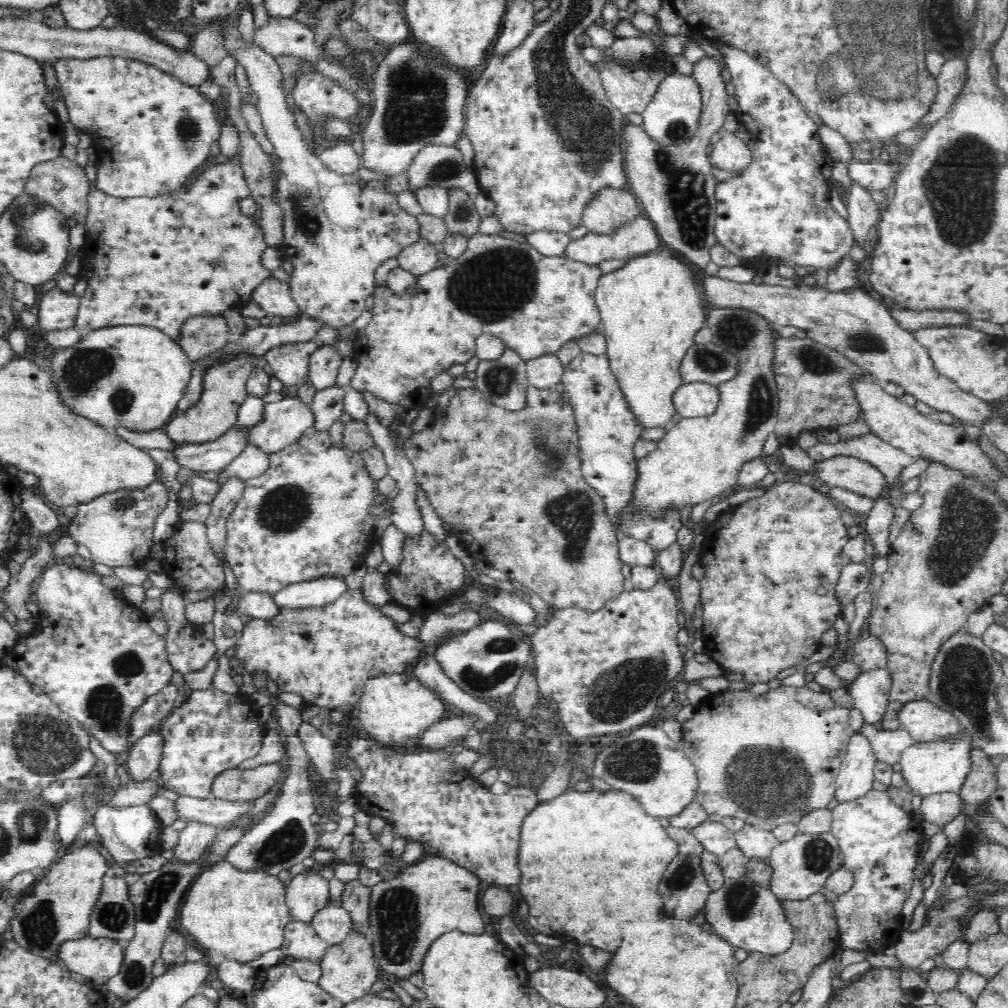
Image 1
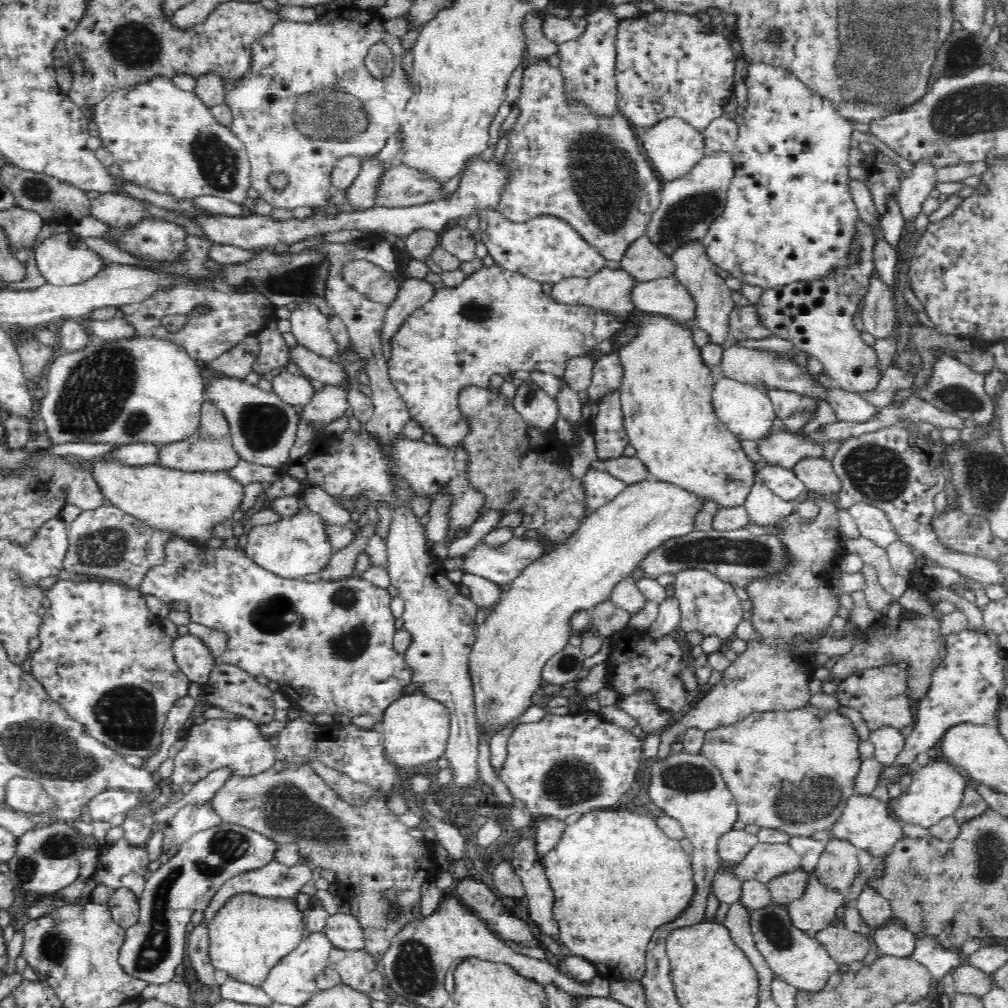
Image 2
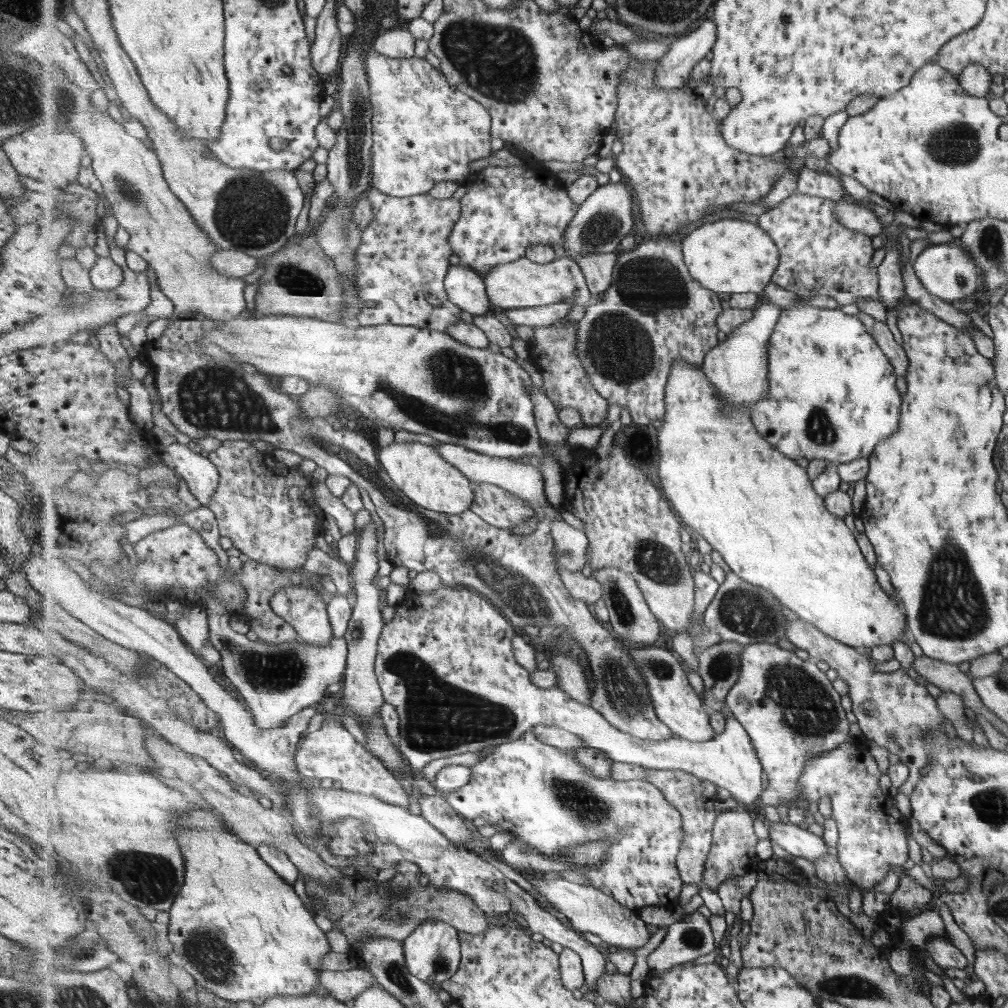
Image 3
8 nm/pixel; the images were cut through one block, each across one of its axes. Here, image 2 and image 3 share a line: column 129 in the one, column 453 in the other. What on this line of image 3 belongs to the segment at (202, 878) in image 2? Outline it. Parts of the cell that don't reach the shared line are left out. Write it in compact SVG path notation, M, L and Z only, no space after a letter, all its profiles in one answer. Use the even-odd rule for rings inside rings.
M427 920L420 924L405 940L407 966L411 972L440 990L441 983L453 978L462 964L463 944L459 930L443 920Z

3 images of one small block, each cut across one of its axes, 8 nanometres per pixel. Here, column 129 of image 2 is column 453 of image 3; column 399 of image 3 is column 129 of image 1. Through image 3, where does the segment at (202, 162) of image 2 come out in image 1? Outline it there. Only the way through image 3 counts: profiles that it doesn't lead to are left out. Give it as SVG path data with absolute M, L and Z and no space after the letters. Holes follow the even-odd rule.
M102 56L86 60L62 59L54 62L53 65L60 83L60 90L64 97L64 104L66 104L68 114L70 115L69 122L78 129L84 130L99 150L96 189L100 190L103 194L112 197L152 197L184 189L190 184L190 180L194 178L198 167L202 166L211 155L212 143L218 142L221 136L221 123L214 112L212 100L198 91L196 87L186 85L172 74L160 71L154 66L139 62L138 60L126 59L122 56Z

